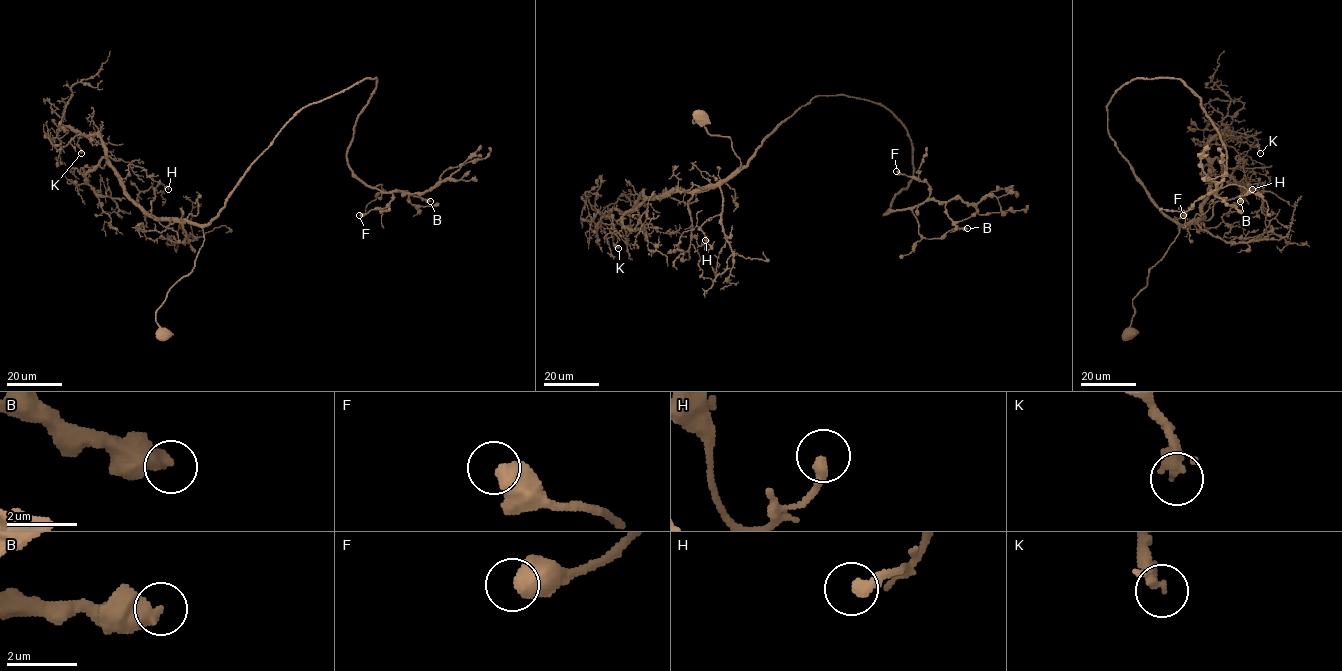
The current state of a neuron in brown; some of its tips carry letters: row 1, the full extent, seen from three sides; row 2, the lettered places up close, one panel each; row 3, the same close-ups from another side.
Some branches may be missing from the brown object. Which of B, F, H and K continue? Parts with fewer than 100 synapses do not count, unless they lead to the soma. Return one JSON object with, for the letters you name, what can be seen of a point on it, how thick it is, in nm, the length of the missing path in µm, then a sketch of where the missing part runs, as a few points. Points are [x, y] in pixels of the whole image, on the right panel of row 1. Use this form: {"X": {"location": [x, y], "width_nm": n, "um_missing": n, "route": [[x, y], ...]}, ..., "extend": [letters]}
{"extend": []}

